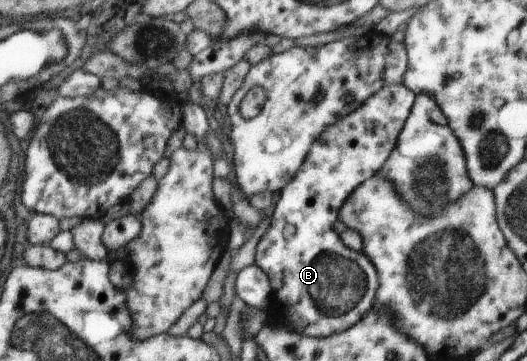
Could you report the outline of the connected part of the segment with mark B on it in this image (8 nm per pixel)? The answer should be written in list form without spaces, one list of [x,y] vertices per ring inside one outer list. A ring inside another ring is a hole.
[[[404,83],[399,85],[388,85],[382,87],[375,95],[366,99],[358,108],[355,108],[350,114],[343,116],[342,119],[338,119],[336,123],[326,127],[318,138],[314,140],[309,148],[306,158],[303,160],[302,166],[298,169],[298,172],[294,175],[294,178],[290,182],[286,183],[286,186],[280,191],[278,196],[278,202],[276,209],[272,214],[272,222],[268,227],[266,233],[260,238],[257,249],[255,252],[255,263],[268,275],[271,287],[273,290],[273,298],[275,302],[275,309],[271,312],[271,316],[276,320],[281,319],[283,323],[276,323],[273,326],[275,328],[282,328],[286,331],[296,333],[305,337],[331,337],[337,333],[344,332],[350,327],[354,328],[357,322],[360,322],[373,308],[375,294],[379,287],[379,278],[377,270],[372,261],[362,252],[354,251],[349,247],[346,247],[338,233],[334,231],[333,224],[340,218],[340,208],[345,203],[345,200],[349,198],[350,194],[360,186],[366,179],[376,175],[380,168],[384,166],[386,160],[390,156],[390,153],[394,150],[397,143],[398,135],[403,129],[404,123],[410,114],[412,105],[415,101],[415,92],[412,92],[409,88],[404,86]]]

